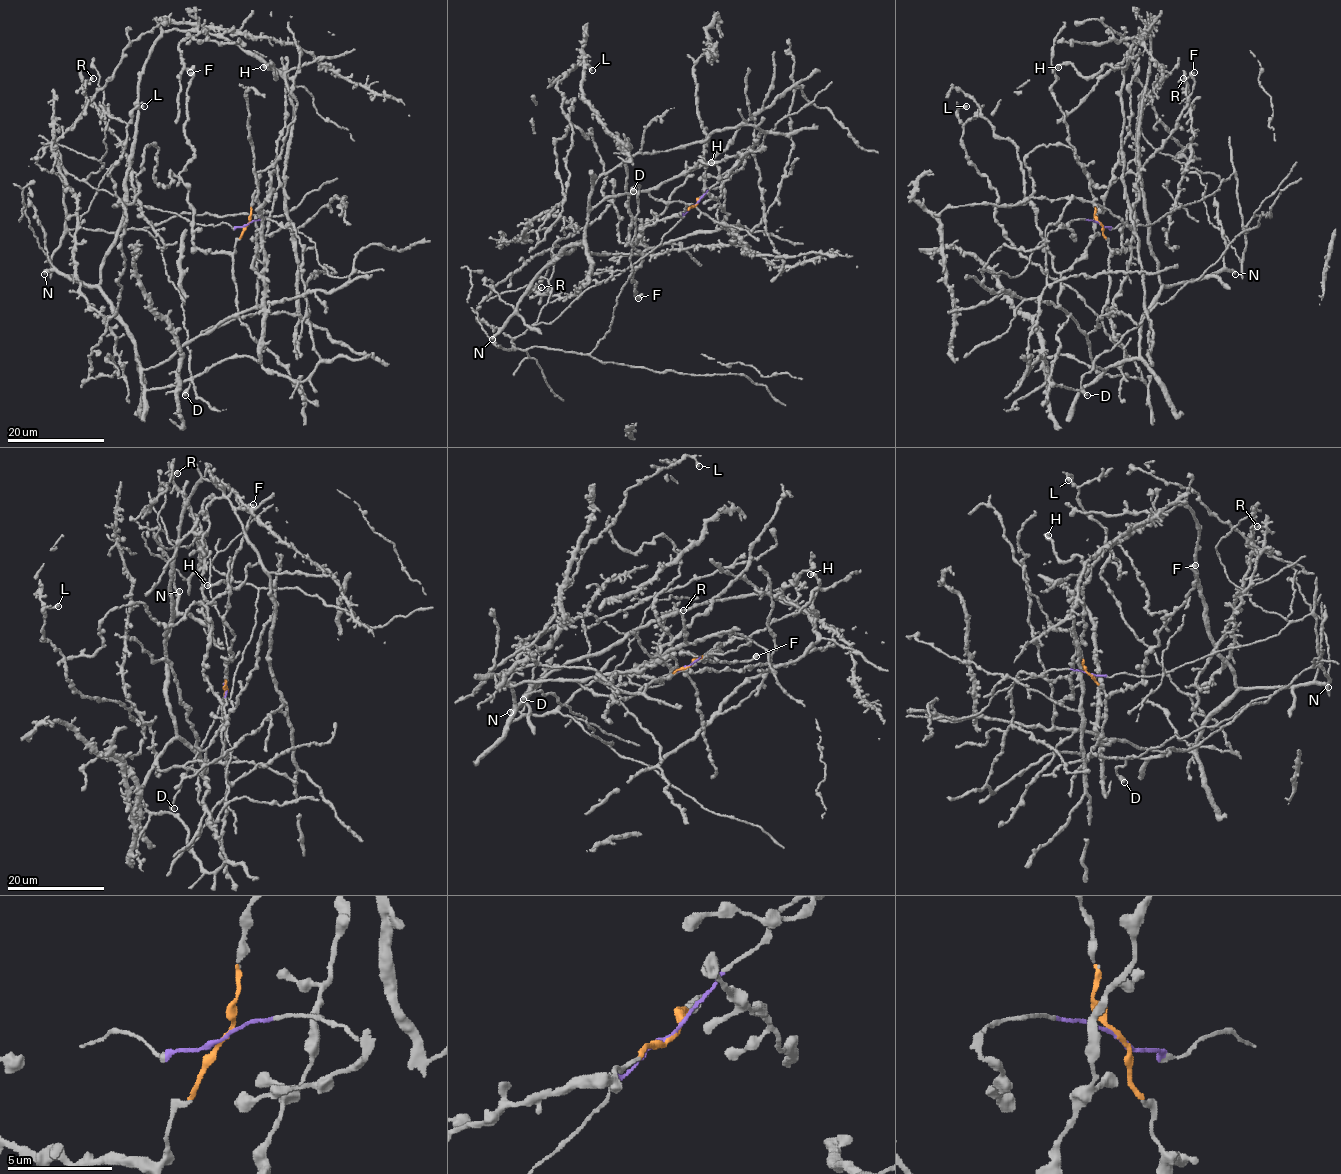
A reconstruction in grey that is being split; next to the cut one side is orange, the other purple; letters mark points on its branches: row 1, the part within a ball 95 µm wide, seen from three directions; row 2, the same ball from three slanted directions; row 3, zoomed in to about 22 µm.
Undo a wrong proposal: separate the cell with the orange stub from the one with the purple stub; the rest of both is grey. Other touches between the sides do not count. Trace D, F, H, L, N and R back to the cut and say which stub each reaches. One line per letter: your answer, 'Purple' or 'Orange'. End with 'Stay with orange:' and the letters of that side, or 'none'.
D: Purple
F: Orange
H: Orange
L: Orange
N: Orange
R: Purple
Stay with orange: F, H, L, N

